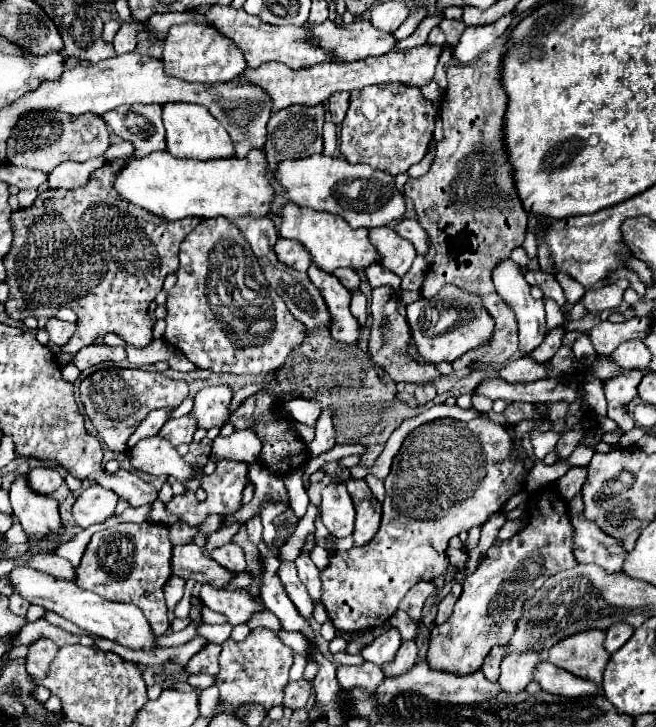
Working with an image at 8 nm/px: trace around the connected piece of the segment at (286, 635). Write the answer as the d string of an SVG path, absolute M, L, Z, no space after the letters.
M280 630L280 632L278 632L278 638L280 638L286 646L290 646L294 652L302 654L304 658L308 658L310 644L308 644L306 636L302 636L300 632L286 632L286 630Z

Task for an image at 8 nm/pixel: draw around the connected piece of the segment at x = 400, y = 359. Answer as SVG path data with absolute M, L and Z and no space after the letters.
M380 286L372 290L372 302L370 302L370 314L372 314L372 326L370 326L370 356L372 360L382 366L394 382L414 382L414 384L426 384L434 382L440 374L432 364L418 364L406 356L406 348L410 342L410 328L406 318L398 312L398 298L392 290L392 286Z

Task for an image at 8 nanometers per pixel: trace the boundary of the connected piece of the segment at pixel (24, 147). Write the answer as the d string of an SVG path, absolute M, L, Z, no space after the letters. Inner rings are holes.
M34 110L24 114L16 126L12 128L12 136L8 138L6 160L14 166L26 166L40 172L52 172L62 162L86 162L90 158L102 156L110 146L110 132L102 116L84 114L84 116L68 116L64 112L52 110Z

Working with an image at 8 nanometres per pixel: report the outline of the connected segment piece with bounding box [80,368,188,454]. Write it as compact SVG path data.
M98 370L92 376L84 378L80 384L80 400L84 404L86 416L92 420L98 436L116 454L128 452L126 442L134 434L136 426L148 416L148 412L162 406L178 406L186 396L188 384L184 380L172 380L160 372L146 370Z

